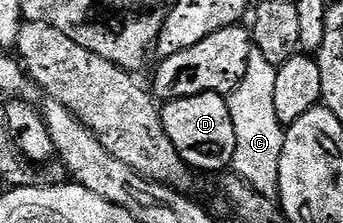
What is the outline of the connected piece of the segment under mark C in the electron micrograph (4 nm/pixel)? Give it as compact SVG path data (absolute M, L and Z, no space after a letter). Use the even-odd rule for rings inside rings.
M253 48L247 61L246 75L240 86L227 96L230 117L234 122L235 155L232 160L233 172L253 186L259 194L277 200L280 194L278 170L281 166L285 128L274 108L274 83L277 66L268 63L260 51Z

